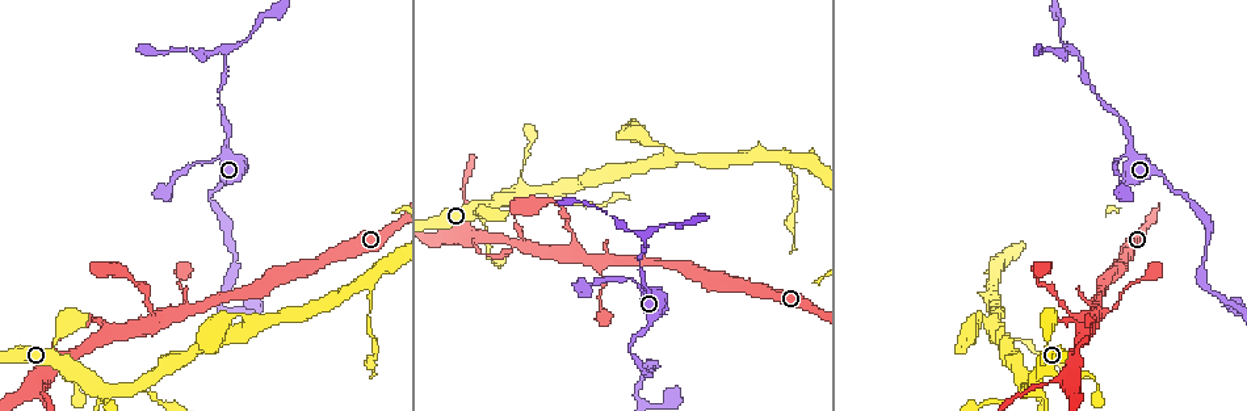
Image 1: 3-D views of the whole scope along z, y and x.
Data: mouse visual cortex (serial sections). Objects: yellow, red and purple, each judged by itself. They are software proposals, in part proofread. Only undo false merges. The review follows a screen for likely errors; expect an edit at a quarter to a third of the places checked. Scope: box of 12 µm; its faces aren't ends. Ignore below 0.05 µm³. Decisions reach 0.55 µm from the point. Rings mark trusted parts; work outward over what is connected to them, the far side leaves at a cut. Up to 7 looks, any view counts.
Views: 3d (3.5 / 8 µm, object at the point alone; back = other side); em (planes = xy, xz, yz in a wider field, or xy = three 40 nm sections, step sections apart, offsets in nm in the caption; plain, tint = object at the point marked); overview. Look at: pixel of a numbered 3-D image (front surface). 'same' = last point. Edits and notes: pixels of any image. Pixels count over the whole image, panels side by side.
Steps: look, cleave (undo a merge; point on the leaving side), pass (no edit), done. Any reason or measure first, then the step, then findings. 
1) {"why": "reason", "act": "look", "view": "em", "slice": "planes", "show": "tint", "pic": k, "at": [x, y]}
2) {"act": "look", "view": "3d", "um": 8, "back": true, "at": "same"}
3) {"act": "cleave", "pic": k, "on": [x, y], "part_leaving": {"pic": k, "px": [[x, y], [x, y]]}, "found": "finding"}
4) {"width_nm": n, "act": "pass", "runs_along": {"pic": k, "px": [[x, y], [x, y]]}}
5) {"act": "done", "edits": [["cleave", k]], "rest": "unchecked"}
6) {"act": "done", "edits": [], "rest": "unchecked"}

{"why": "branch point", "act": "look", "view": "3d", "um": 3.5, "pic": 1, "at": [137, 389]}

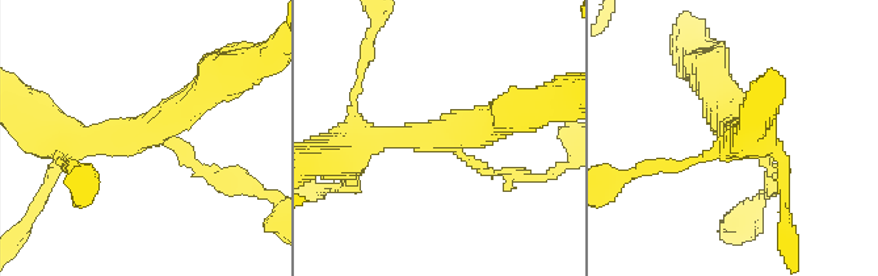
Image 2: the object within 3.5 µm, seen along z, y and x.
{"arms": 3, "arm_widths_nm": [150, 300, 350], "act": "look", "view": "em", "slice": "xy", "step": 1, "show": "plain", "pic": 2, "at": [150, 129]}

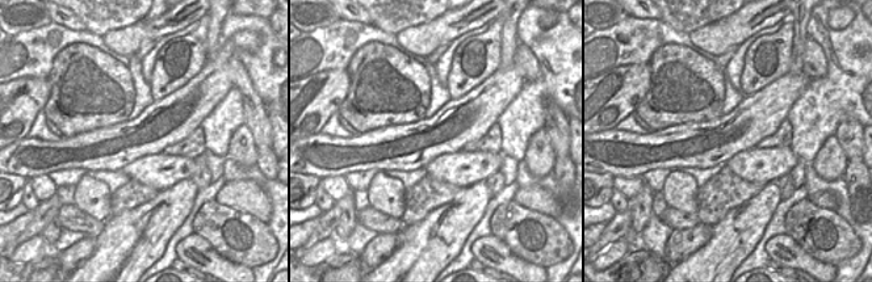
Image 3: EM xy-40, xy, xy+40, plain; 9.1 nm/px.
{"why": "with the object marked", "act": "look", "view": "em", "slice": "xy", "step": 1, "show": "tint", "at": "same"}

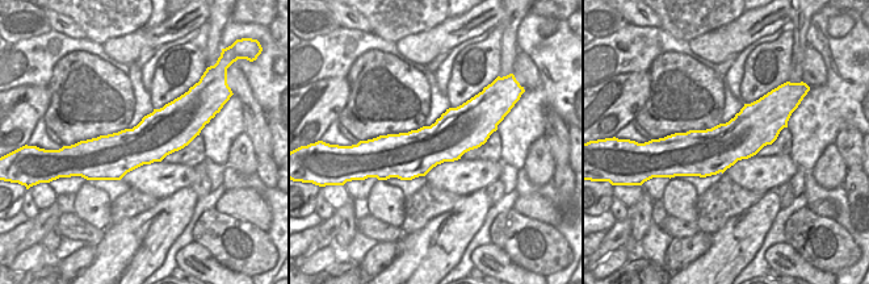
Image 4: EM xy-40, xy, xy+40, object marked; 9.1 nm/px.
{"act": "pass", "runs_along": {"pic": 2, "px": [[64, 141], [148, 129], [218, 76]]}, "found": "all the same cell"}

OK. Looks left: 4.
{"act": "look", "view": "3d", "um": 3.5, "pic": 1, "at": [577, 245]}

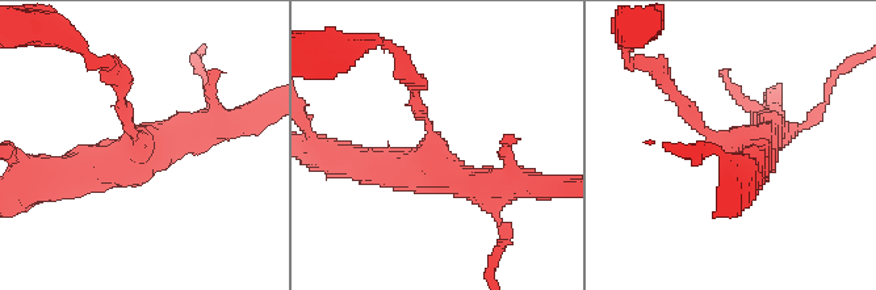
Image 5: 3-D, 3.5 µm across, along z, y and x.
{"arms": 3, "arm_widths_nm": [150, 400, 450], "why": "now the EM", "act": "look", "view": "em", "slice": "xy", "step": 5, "show": "plain", "pic": 5, "at": [735, 142]}

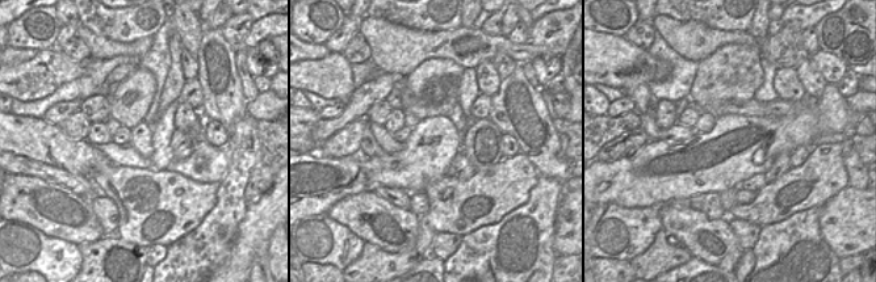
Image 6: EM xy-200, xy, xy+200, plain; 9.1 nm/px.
{"act": "look", "view": "em", "slice": "xy", "step": 5, "show": "tint", "at": "same"}

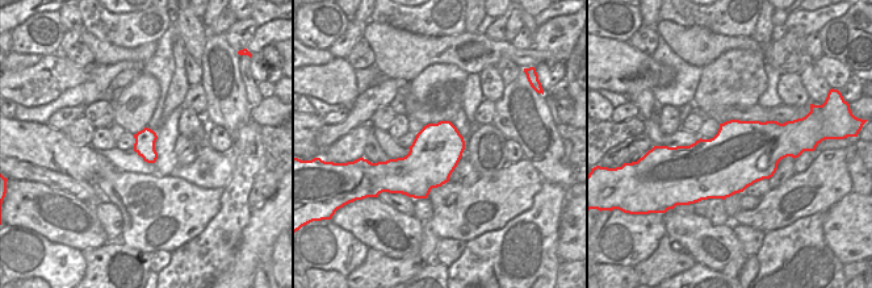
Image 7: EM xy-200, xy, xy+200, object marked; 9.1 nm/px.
{"act": "pass", "runs_along": {"pic": 5, "px": [[221, 126], [59, 175]]}, "found": "all the same cell"}

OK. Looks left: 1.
{"act": "done", "edits": [], "rest": "unchecked"}

